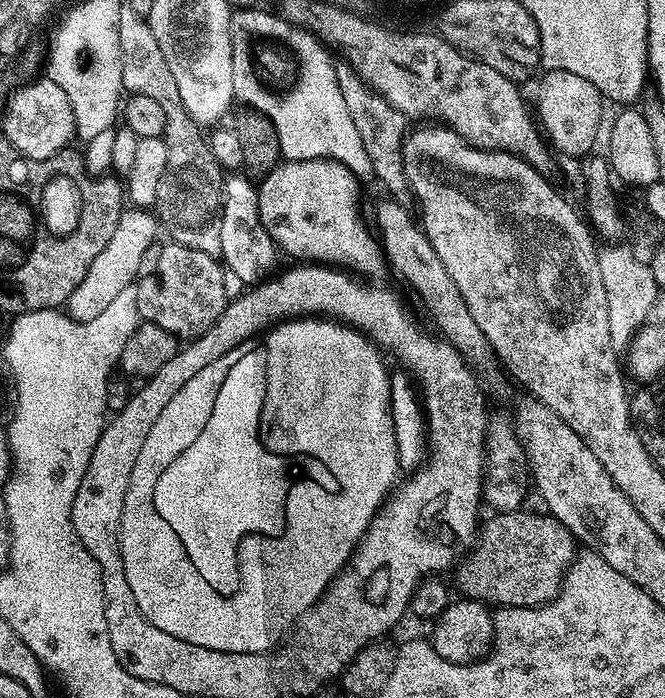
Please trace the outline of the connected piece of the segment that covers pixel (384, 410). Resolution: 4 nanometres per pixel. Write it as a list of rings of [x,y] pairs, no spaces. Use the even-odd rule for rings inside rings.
[[[305,316],[279,321],[255,339],[256,348],[264,348],[264,400],[260,400],[264,408],[260,408],[260,420],[276,412],[276,424],[280,424],[280,432],[272,432],[272,440],[264,440],[264,432],[260,432],[260,444],[276,444],[276,448],[272,448],[272,456],[276,456],[276,460],[280,460],[280,456],[284,456],[288,464],[300,464],[300,460],[308,460],[308,464],[312,464],[312,460],[316,460],[316,464],[324,464],[324,472],[328,472],[328,484],[372,484],[372,464],[376,464],[376,460],[384,460],[384,464],[395,464],[399,460],[397,434],[394,432],[390,372],[387,372],[382,360],[383,353],[371,337],[334,318]]]

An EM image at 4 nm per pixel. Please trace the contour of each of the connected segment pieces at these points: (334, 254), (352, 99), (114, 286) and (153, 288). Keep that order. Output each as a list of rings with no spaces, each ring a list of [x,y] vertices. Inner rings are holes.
[[[284,160],[277,163],[275,168],[268,171],[267,174],[259,181],[256,193],[258,194],[258,214],[262,218],[262,226],[270,234],[272,241],[276,243],[281,253],[289,252],[290,255],[296,256],[300,262],[319,262],[321,264],[331,264],[339,266],[353,274],[359,274],[364,278],[380,278],[384,270],[386,271],[386,259],[380,246],[380,241],[374,235],[373,229],[364,225],[364,220],[360,217],[360,184],[361,181],[346,166],[342,166],[336,160]]]
[[[346,63],[336,64],[338,90],[342,90],[342,98],[346,101],[346,110],[350,110],[350,118],[354,118],[354,126],[362,138],[362,144],[371,160],[373,175],[380,178],[392,189],[407,189],[407,177],[403,172],[404,138],[410,131],[409,117],[403,116],[382,94],[378,94]]]
[[[128,206],[117,218],[116,225],[111,225],[107,233],[106,246],[99,252],[98,258],[94,258],[90,270],[86,270],[86,278],[82,278],[82,282],[78,282],[78,290],[70,294],[66,305],[69,318],[78,322],[90,322],[90,318],[102,314],[102,310],[106,310],[106,306],[114,302],[114,297],[120,291],[126,290],[126,286],[133,284],[141,275],[145,267],[144,255],[151,250],[156,235],[161,235],[161,232],[161,223],[151,211]]]
[[[173,242],[166,244],[152,272],[145,271],[139,277],[136,308],[141,321],[162,326],[178,338],[195,338],[210,330],[228,305],[230,293],[224,285],[226,272],[217,257]]]

